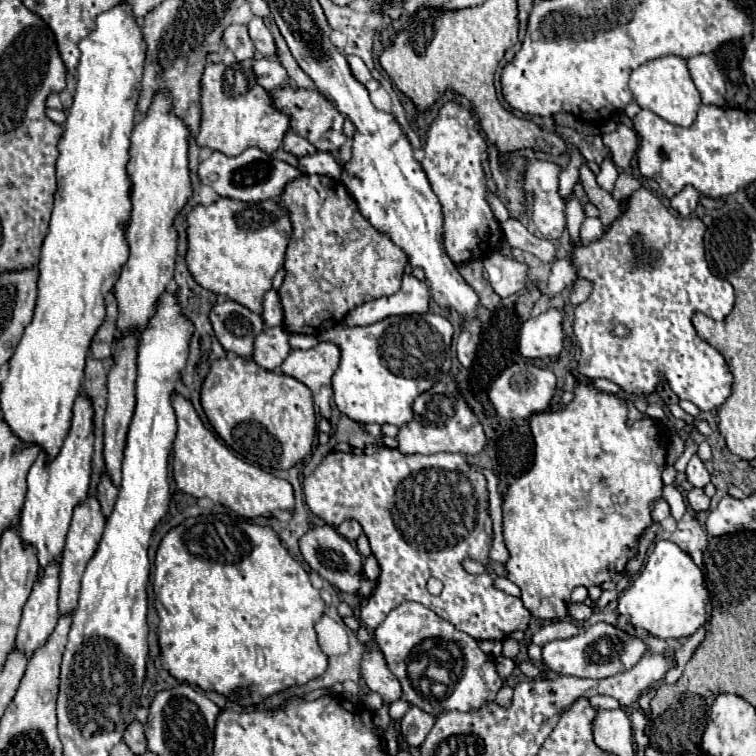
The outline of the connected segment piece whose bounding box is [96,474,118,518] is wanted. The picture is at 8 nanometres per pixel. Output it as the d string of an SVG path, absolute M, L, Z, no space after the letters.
M102 474L102 480L100 480L98 490L96 490L96 496L98 496L100 504L102 504L104 516L108 518L112 514L112 510L114 510L114 502L116 502L116 496L118 496L118 488L110 482L108 474Z

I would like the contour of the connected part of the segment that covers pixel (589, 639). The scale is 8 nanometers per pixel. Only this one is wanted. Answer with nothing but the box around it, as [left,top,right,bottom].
[542,622,646,678]

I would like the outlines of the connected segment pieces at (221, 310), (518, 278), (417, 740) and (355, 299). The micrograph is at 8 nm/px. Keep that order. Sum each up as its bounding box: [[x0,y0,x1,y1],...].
[[210,300,264,358],[484,252,528,298],[400,706,436,748],[278,176,408,336]]

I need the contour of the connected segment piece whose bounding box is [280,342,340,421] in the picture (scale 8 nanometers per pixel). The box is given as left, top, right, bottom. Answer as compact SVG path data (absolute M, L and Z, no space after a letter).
M318 342L310 350L292 350L280 370L302 384L314 394L314 404L324 418L331 418L332 374L340 364L340 346L332 342Z

